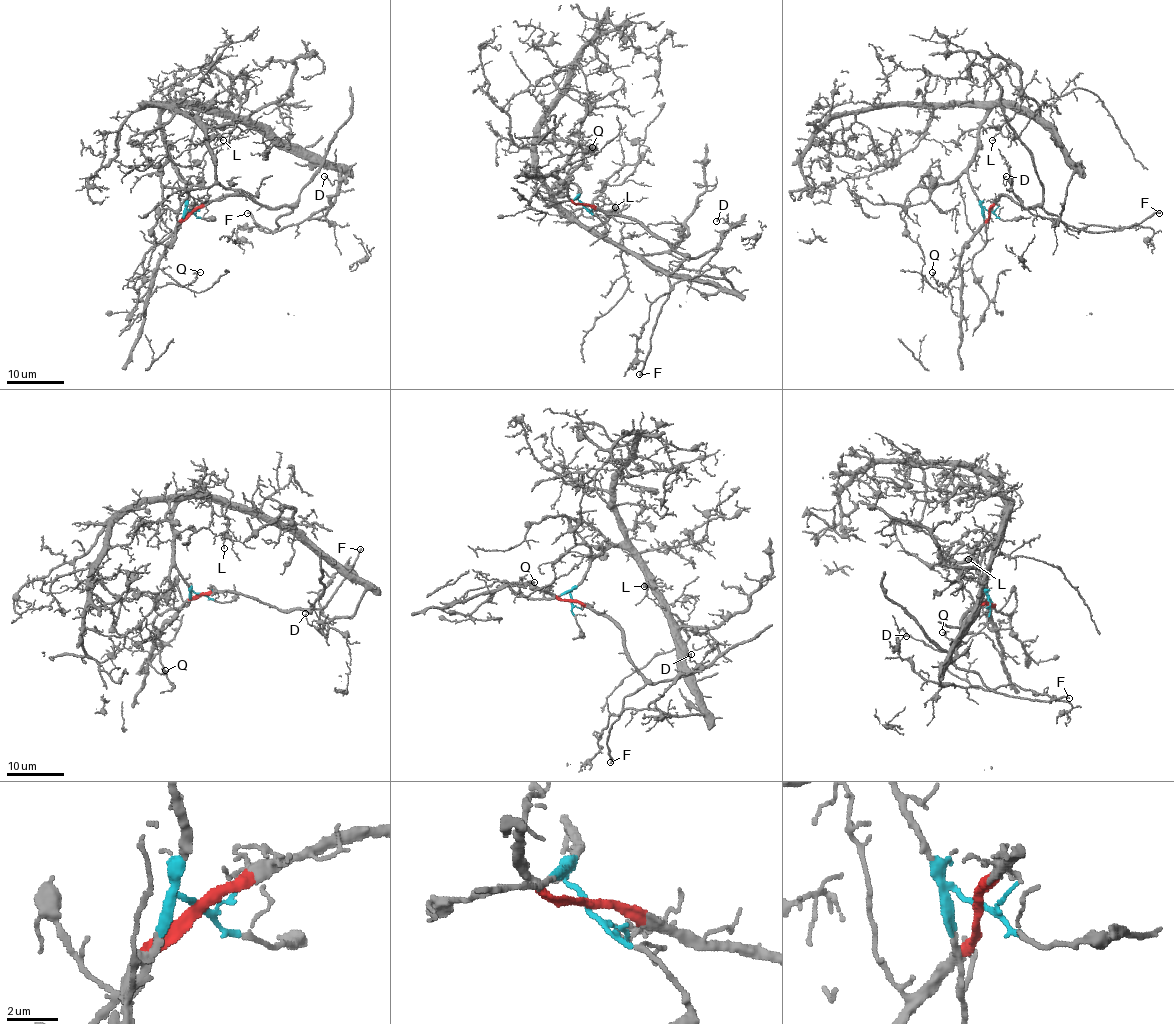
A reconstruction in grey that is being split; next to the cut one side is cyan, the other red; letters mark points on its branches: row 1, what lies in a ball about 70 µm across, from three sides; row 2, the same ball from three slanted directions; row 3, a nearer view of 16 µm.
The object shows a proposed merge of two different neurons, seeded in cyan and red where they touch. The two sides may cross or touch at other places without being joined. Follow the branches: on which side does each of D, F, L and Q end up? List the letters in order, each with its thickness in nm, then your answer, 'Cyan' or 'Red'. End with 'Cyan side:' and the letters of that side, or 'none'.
D: Thickness 130 nm. Cyan
F: Thickness 240 nm. Red
L: Thickness 140 nm. Cyan
Q: Thickness 70 nm. Red
Cyan side: D, L

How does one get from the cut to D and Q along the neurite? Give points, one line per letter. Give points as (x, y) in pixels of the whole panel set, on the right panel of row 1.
D: (989, 211), (968, 166), (995, 106), (1039, 122), (1075, 172), (1058, 218), (1032, 215), (1006, 176)
Q: (989, 211), (989, 219), (960, 256), (959, 314), (952, 308), (946, 287), (937, 284), (932, 272)

